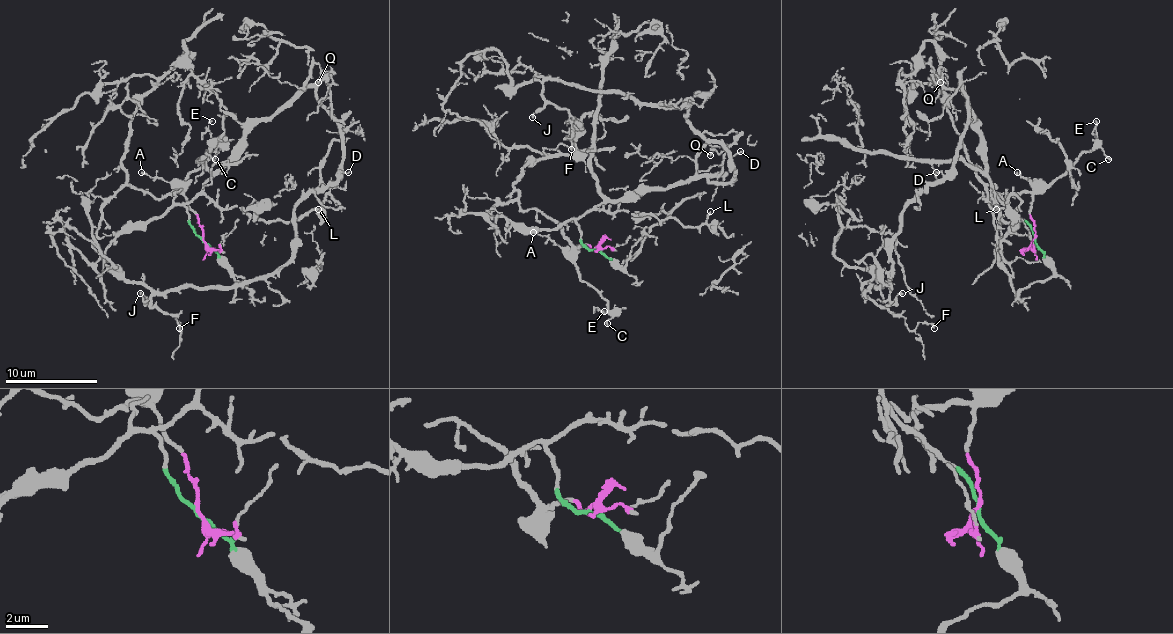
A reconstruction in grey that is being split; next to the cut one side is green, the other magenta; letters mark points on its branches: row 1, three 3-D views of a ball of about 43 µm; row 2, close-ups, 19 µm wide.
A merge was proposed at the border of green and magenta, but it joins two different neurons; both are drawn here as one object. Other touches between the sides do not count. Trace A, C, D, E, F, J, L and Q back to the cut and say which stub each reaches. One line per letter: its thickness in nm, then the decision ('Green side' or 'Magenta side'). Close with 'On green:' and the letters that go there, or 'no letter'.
A: Thickness 130 nm. Magenta side
C: Thickness 130 nm. Magenta side
D: Thickness 110 nm. Green side
E: Thickness 80 nm. Magenta side
F: Thickness 180 nm. Green side
J: Thickness 130 nm. Green side
L: Thickness 150 nm. Green side
Q: Thickness 130 nm. Green side
On green: D, F, J, L, Q

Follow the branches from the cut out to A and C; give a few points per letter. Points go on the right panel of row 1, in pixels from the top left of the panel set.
A: (1035, 238), (1030, 213), (1033, 183), (1016, 171)
C: (1035, 238), (1030, 206), (1037, 192), (1046, 189), (1060, 178), (1086, 150), (1100, 148), (1109, 159)

